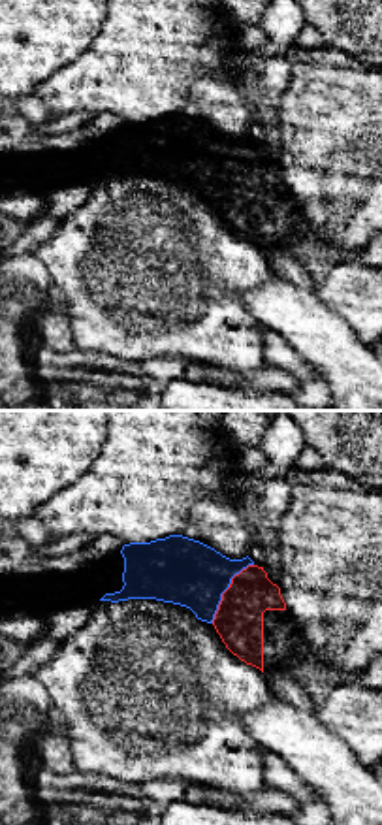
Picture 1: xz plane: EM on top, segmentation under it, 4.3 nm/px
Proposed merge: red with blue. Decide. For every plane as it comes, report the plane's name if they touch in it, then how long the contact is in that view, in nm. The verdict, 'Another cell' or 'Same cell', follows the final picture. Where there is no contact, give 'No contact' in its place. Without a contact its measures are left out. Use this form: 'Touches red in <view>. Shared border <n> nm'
Touches red in xz. Shared border 320 nm

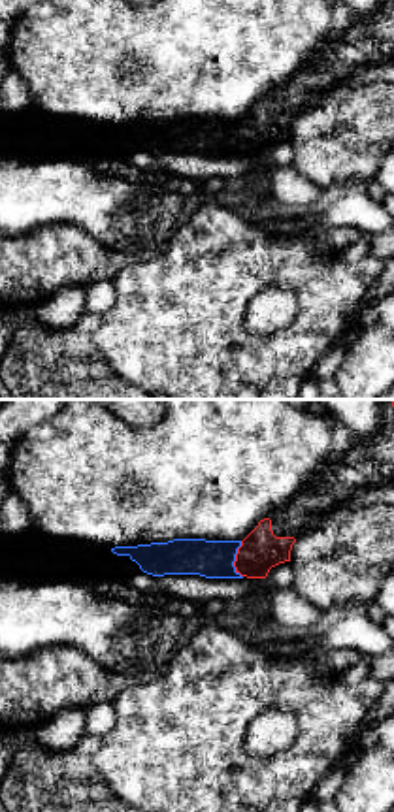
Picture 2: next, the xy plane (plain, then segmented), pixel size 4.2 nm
Touches red in xy. Shared border 160 nm

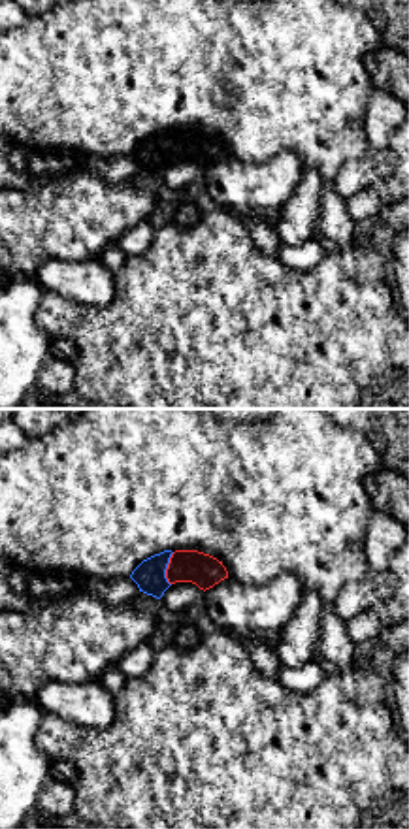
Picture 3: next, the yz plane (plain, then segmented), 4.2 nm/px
Touches red in yz. Shared border 140 nm

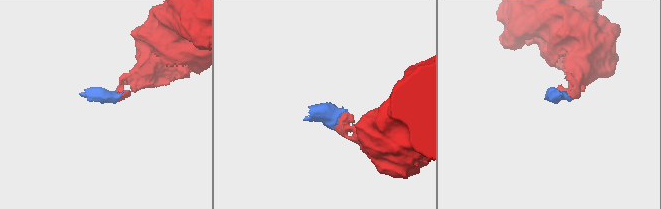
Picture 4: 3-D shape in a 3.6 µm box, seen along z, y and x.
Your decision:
Same cell

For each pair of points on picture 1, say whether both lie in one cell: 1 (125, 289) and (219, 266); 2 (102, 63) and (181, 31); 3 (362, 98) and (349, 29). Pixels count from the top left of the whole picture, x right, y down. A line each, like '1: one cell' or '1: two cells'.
1: one cell
2: one cell
3: two cells

